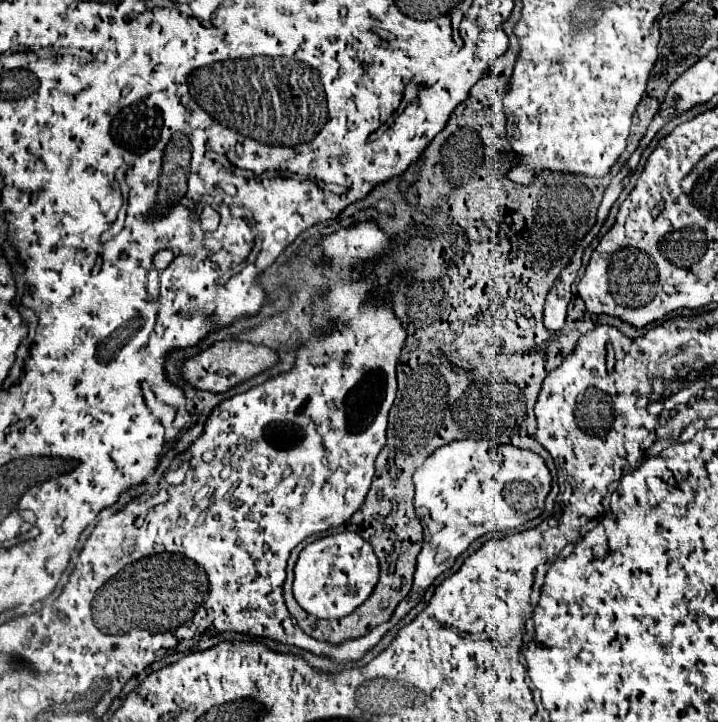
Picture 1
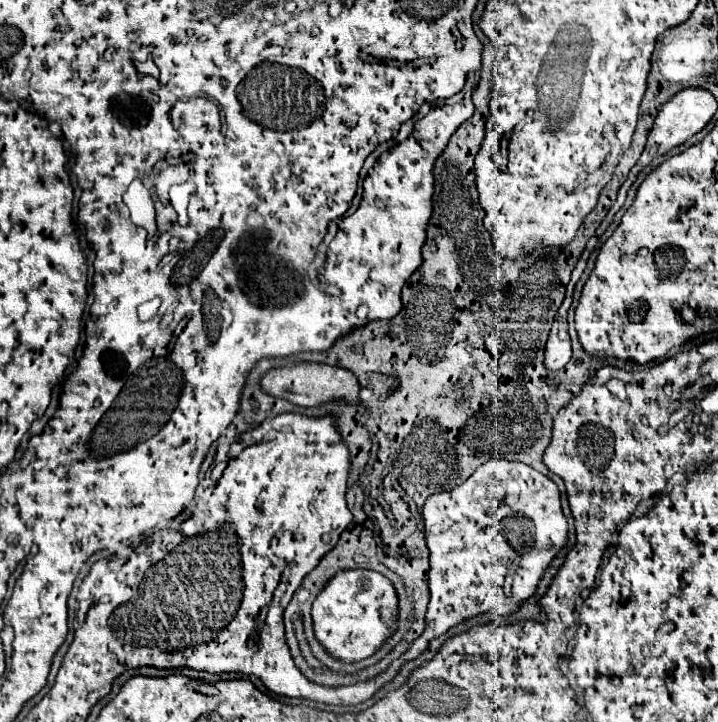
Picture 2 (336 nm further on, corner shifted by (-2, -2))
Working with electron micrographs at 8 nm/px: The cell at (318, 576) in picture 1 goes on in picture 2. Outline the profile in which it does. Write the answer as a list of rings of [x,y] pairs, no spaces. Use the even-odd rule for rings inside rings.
[[[345,570],[335,574],[313,602],[313,630],[329,656],[353,664],[373,656],[397,630],[399,598],[393,582],[373,570]]]

